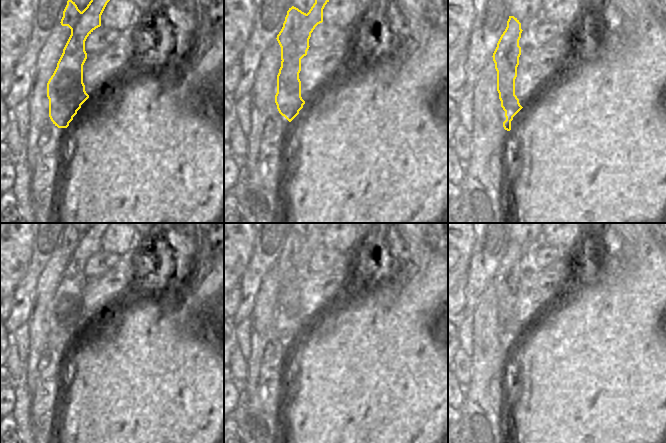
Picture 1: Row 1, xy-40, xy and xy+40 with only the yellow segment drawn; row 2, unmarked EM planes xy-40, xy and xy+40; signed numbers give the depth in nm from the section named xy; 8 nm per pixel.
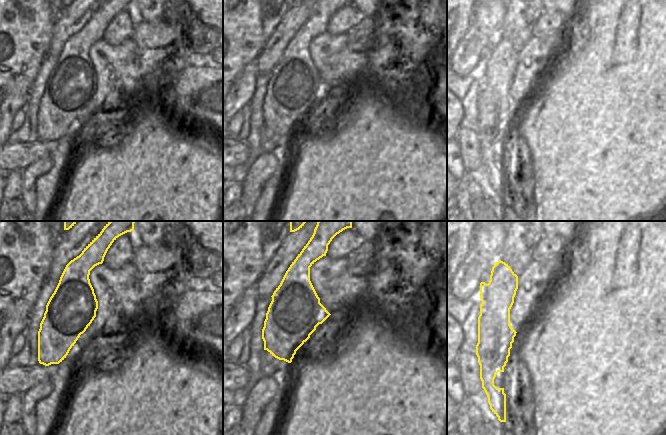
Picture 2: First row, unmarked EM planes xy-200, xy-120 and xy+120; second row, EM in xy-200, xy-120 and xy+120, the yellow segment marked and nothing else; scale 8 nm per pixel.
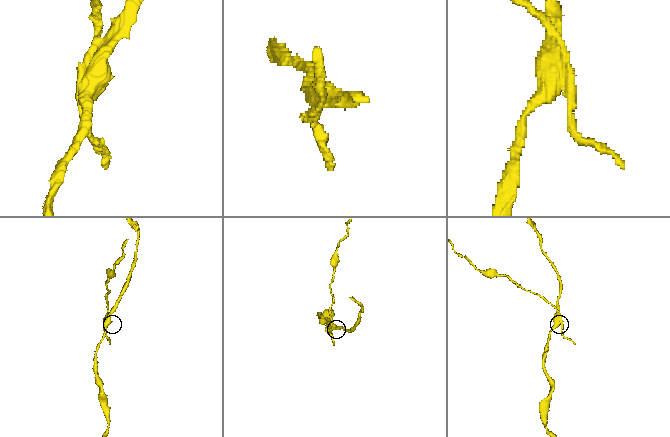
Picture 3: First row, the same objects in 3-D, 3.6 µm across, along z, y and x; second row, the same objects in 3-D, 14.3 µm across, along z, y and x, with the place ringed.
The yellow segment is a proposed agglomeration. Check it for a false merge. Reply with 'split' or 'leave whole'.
split

